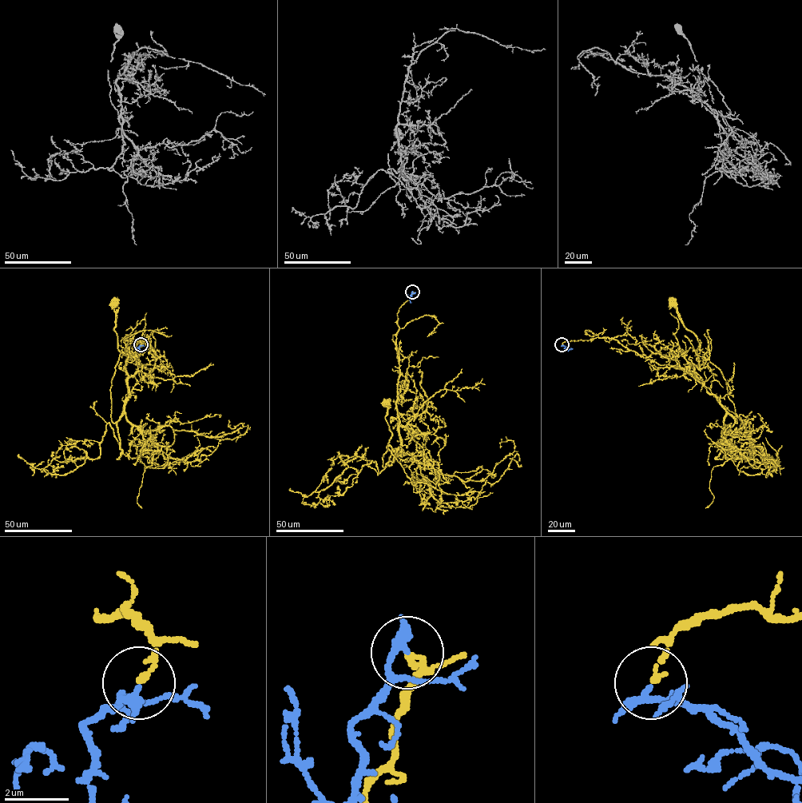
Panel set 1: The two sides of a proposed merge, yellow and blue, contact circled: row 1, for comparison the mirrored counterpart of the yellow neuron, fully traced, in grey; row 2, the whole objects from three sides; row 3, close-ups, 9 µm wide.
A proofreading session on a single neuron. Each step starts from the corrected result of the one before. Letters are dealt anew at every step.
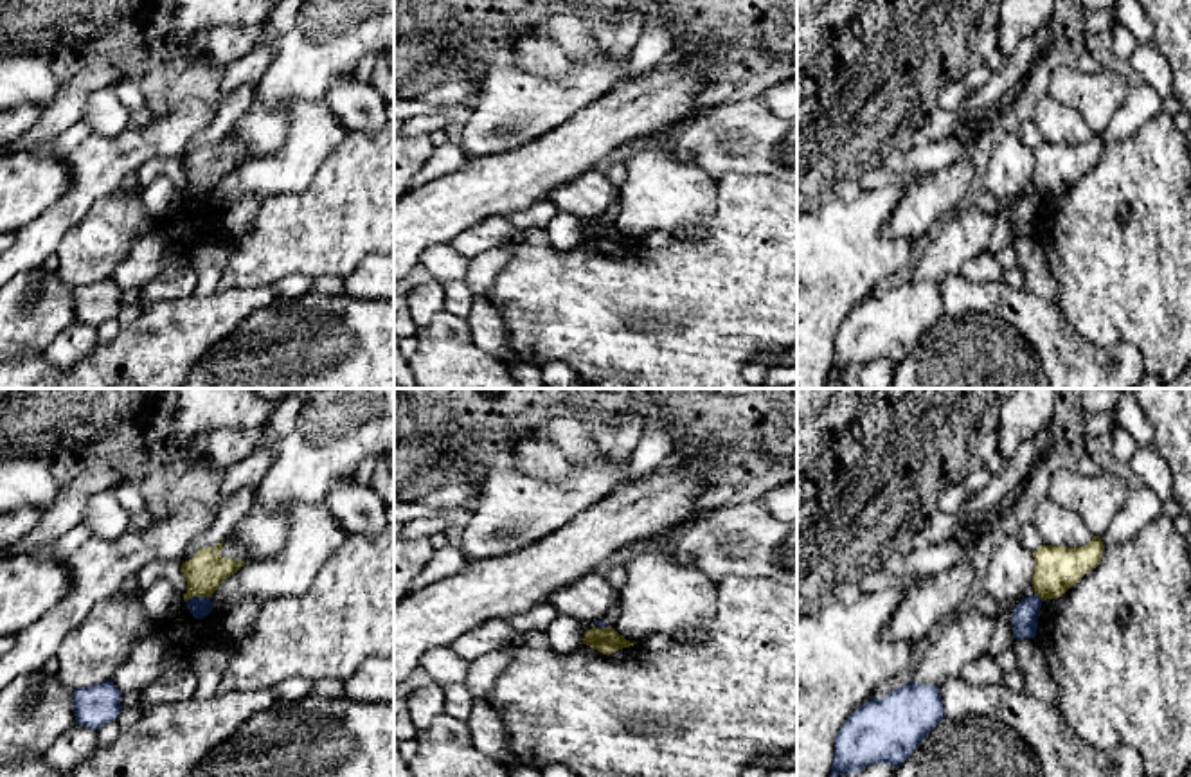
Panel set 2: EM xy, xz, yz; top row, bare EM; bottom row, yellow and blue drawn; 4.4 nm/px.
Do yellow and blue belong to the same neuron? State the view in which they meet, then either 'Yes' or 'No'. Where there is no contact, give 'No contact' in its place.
Touches yellow in xy. No

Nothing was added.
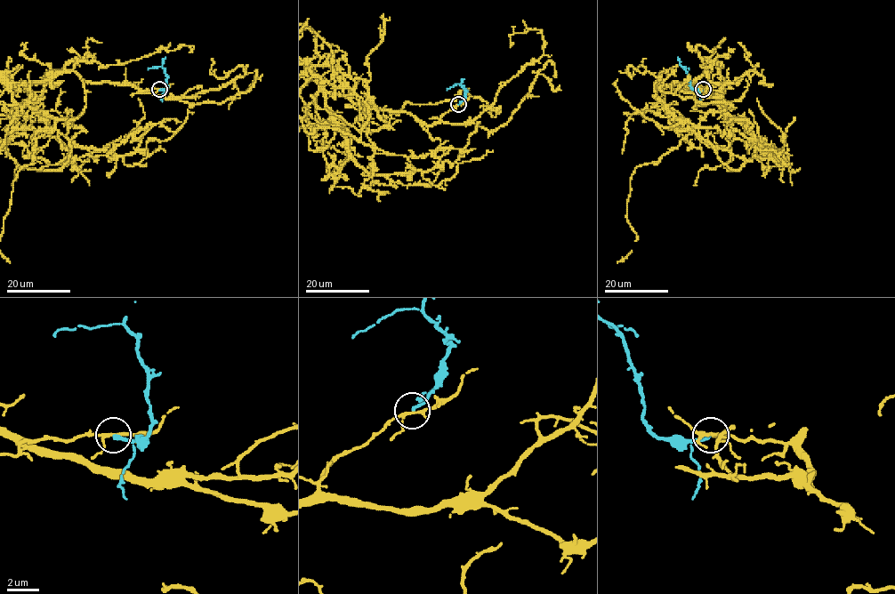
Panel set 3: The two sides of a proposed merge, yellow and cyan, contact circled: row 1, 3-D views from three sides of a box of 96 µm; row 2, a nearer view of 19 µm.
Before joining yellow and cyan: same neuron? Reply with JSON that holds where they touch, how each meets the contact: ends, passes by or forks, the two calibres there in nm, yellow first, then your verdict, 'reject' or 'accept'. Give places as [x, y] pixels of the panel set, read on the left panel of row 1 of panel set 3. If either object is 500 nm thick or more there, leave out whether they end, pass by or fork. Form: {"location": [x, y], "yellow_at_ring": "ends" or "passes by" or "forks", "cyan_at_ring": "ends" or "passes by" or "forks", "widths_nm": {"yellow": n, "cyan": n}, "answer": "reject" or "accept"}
{"location": [159, 89], "yellow_at_ring": "forks", "cyan_at_ring": "ends", "widths_nm": {"yellow": 160, "cyan": 220}, "answer": "accept"}

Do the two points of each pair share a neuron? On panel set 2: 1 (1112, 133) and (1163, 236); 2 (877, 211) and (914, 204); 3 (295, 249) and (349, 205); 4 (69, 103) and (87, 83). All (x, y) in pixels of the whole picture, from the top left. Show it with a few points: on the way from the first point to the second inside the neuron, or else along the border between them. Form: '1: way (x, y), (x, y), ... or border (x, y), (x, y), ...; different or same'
1: border (1152, 116), (1128, 135), (1105, 144); different
2: border (904, 187), (884, 232), (914, 243); different
3: way (308, 236), (324, 231), (337, 218); same
4: way (72, 98), (81, 89); same

